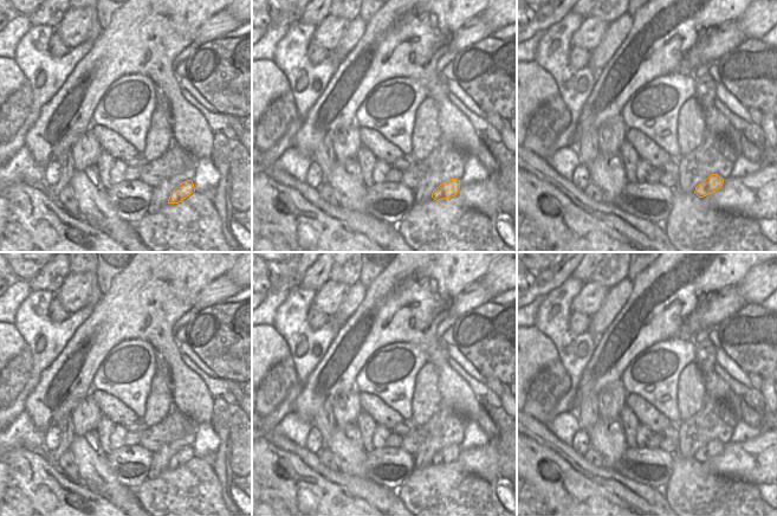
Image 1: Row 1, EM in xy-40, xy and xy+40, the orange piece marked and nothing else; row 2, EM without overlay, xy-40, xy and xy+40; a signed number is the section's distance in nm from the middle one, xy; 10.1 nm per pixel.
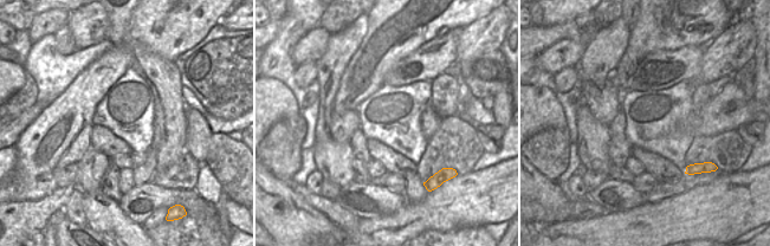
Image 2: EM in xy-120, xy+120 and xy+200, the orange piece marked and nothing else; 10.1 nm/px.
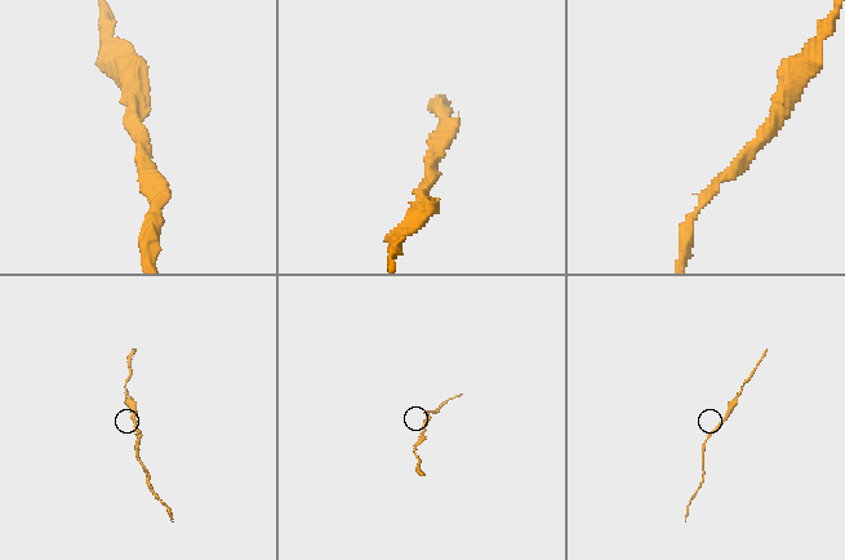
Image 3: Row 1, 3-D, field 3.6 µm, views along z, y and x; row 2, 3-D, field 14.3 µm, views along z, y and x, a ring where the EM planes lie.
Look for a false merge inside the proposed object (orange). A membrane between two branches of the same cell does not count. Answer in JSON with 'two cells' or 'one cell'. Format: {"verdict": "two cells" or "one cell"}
{"verdict": "one cell"}

